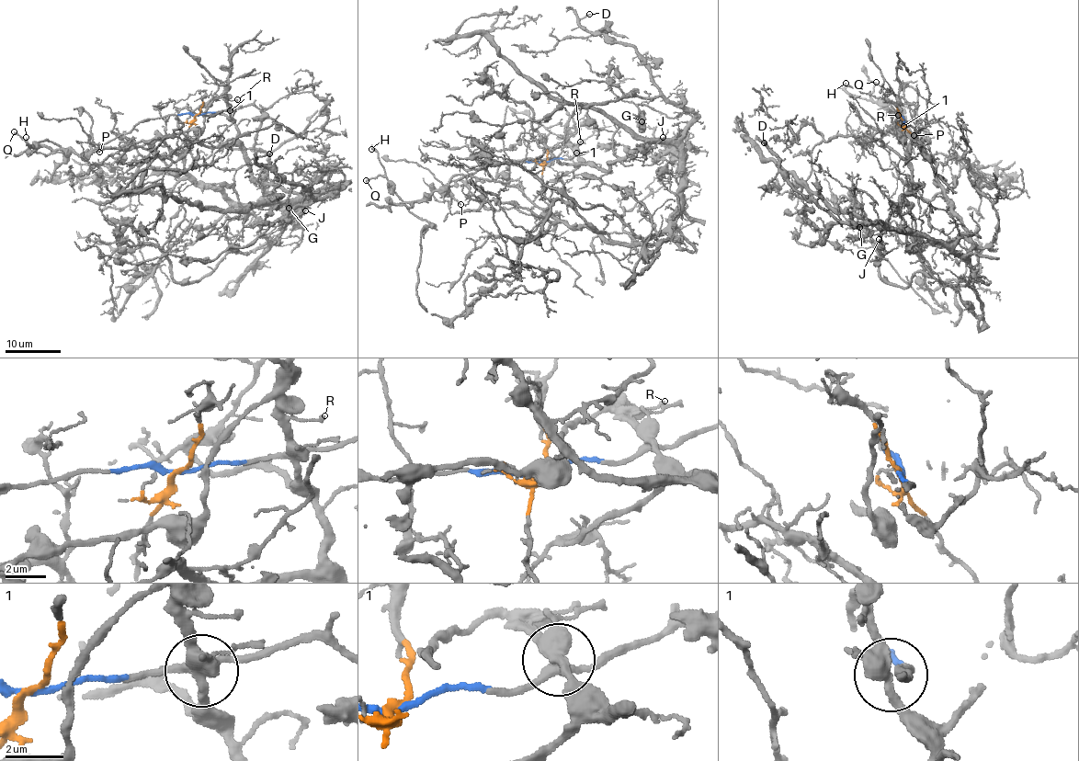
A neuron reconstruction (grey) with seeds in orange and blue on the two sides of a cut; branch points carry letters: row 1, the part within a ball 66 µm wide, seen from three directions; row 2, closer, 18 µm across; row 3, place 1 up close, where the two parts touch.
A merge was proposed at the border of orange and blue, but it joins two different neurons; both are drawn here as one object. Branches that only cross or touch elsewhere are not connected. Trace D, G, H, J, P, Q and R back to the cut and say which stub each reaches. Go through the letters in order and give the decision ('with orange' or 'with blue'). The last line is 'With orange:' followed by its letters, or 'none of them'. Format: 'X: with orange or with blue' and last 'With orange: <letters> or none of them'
D: with orange
G: with orange
H: with blue
J: with orange
P: with blue
Q: with blue
R: with orange
With orange: D, G, J, R

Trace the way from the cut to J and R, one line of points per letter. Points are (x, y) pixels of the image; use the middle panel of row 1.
J: (545, 161), (550, 212), (610, 241), (646, 242), (681, 193), (678, 149), (645, 143), (663, 137)
R: (545, 161), (547, 203), (571, 226), (656, 237), (681, 193), (680, 151), (639, 146), (606, 170), (580, 142)

